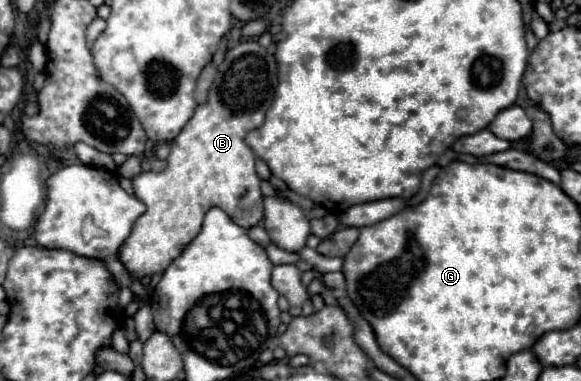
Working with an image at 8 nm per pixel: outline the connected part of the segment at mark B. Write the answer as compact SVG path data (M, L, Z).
M242 41L236 47L228 49L224 61L218 67L218 75L212 87L208 89L206 103L196 107L194 117L170 143L166 169L160 173L142 171L132 179L134 195L146 205L144 215L136 219L130 237L118 249L118 259L132 279L142 281L148 275L164 273L166 265L170 265L170 261L174 261L174 257L178 257L178 253L182 253L182 249L186 249L186 245L198 235L206 209L214 205L222 207L226 213L230 213L230 217L234 217L234 221L238 221L238 225L246 229L262 221L262 191L260 191L260 179L254 169L256 157L252 149L246 145L244 137L246 133L250 133L252 129L264 123L264 115L274 99L276 85L278 85L276 61L256 41Z

